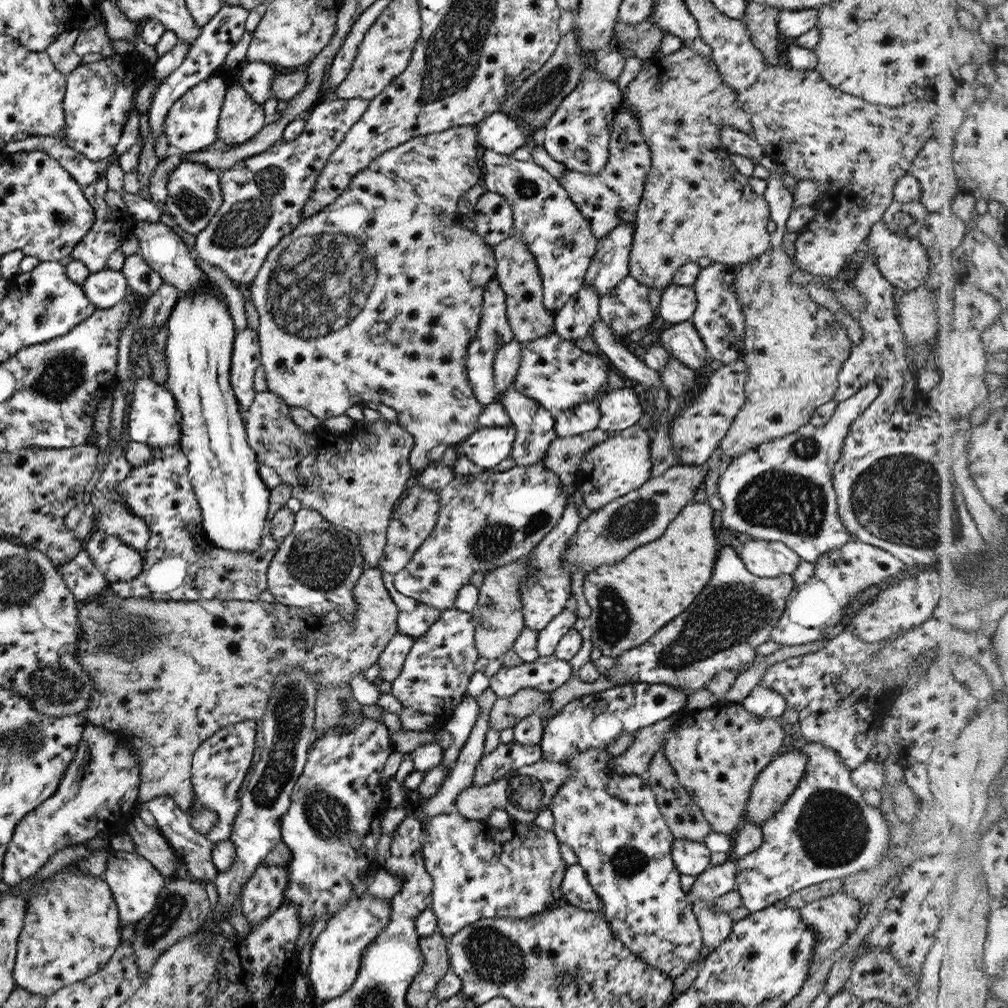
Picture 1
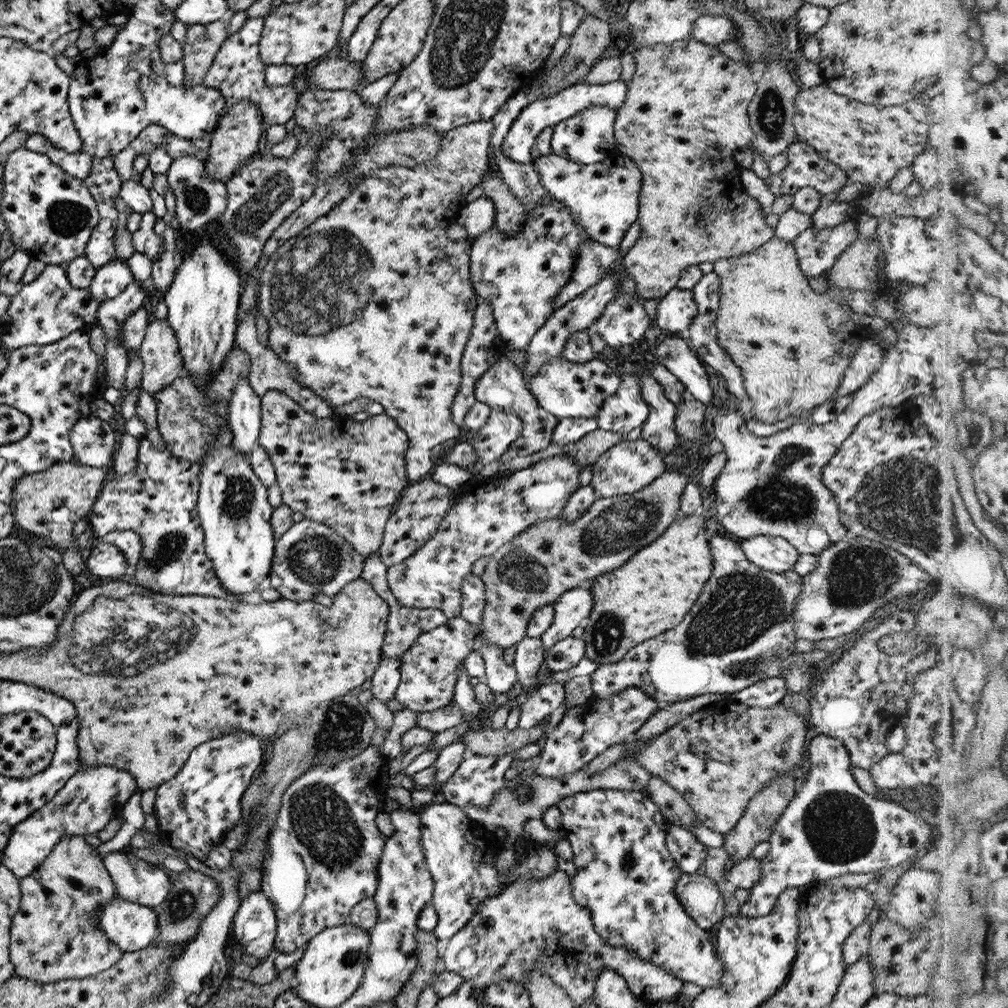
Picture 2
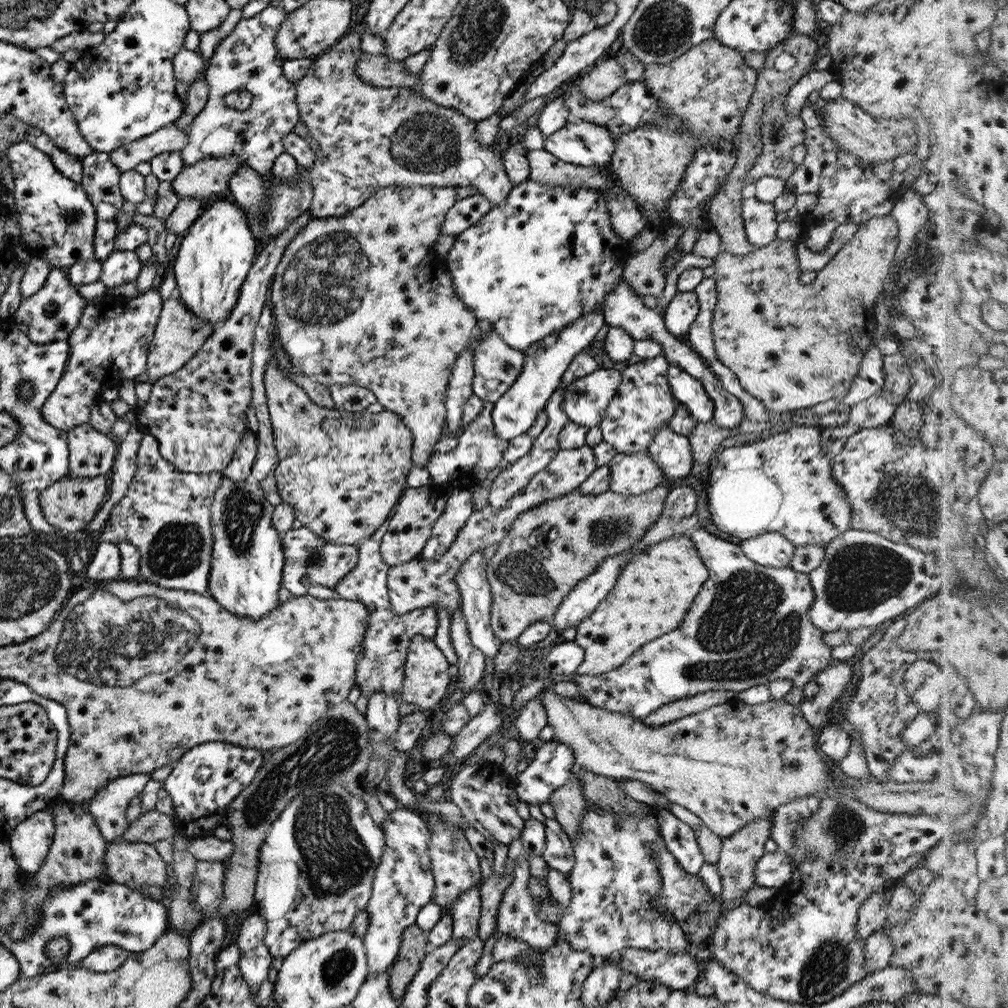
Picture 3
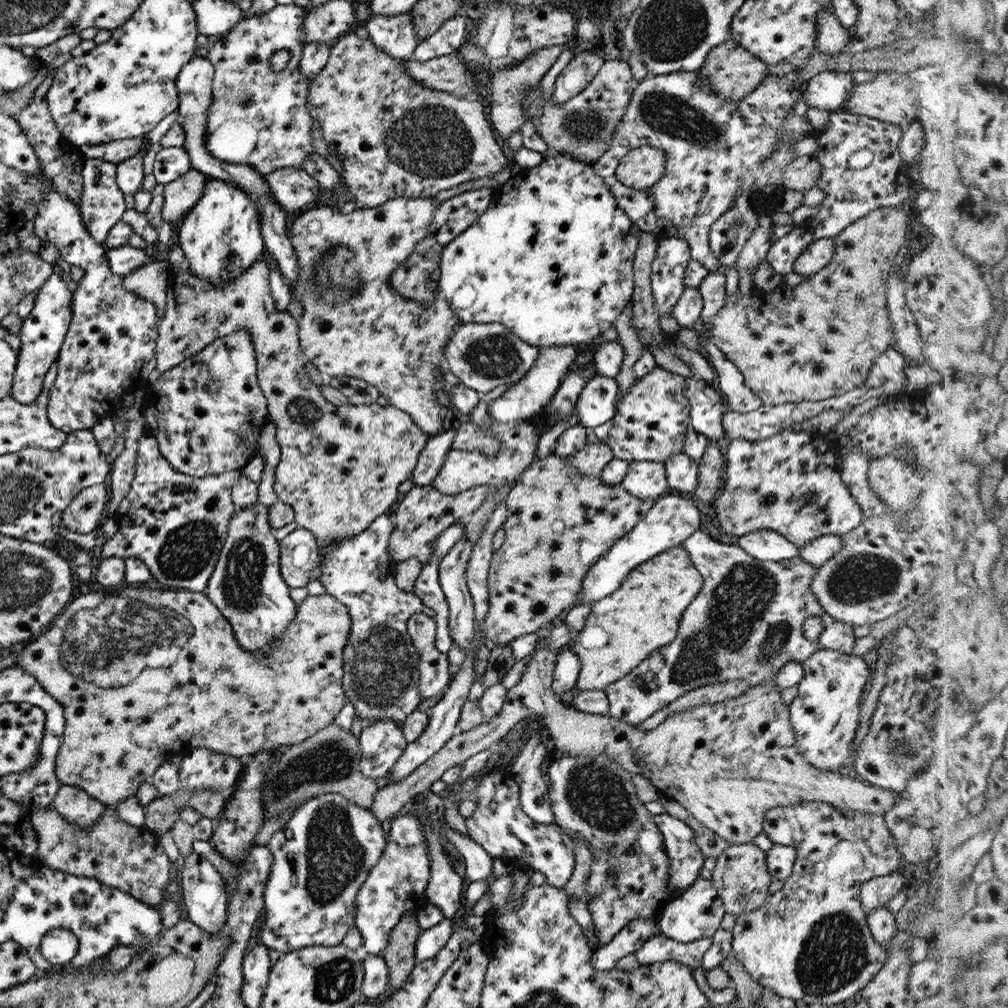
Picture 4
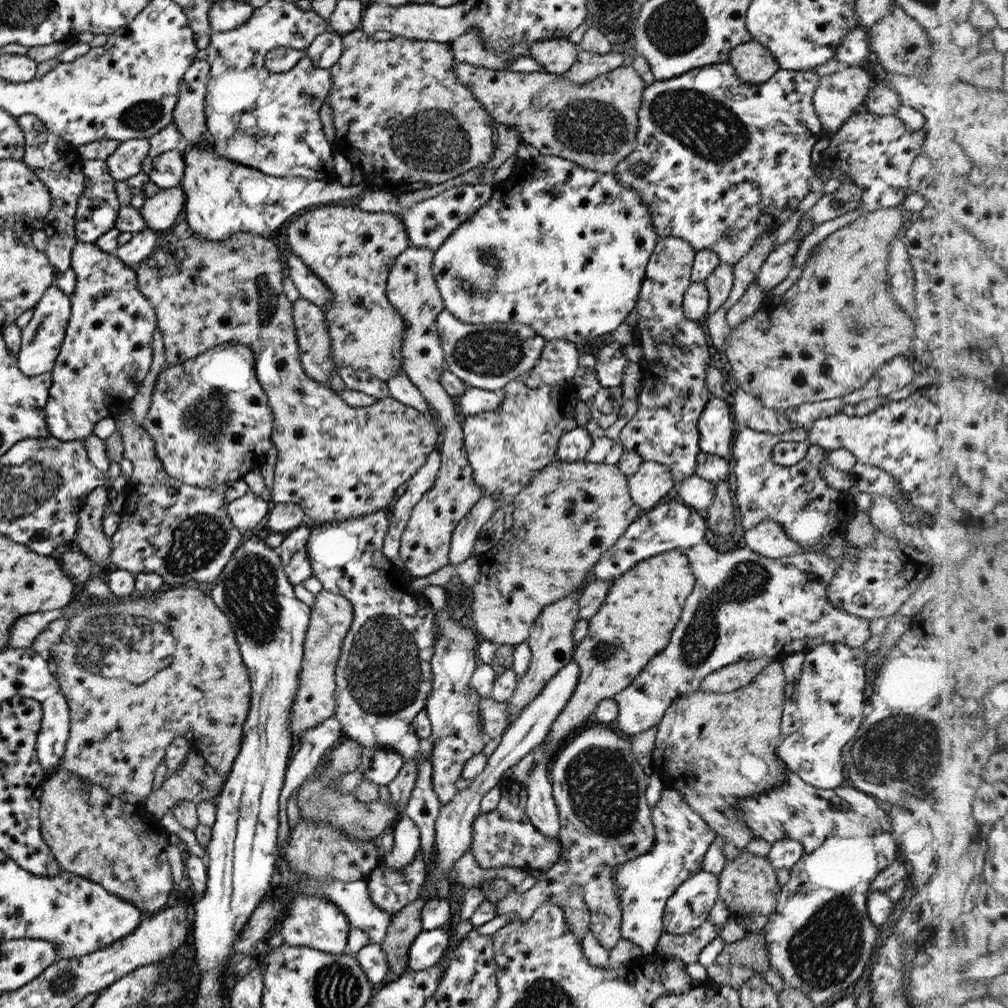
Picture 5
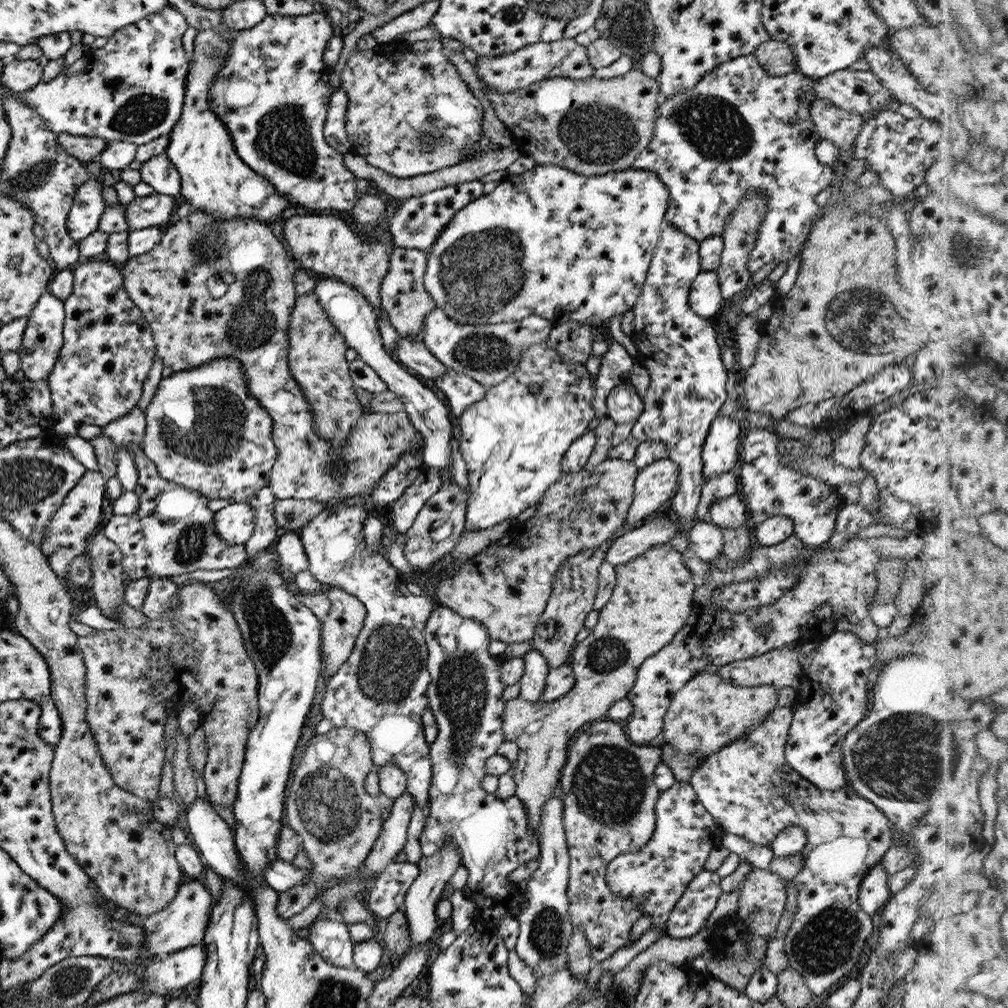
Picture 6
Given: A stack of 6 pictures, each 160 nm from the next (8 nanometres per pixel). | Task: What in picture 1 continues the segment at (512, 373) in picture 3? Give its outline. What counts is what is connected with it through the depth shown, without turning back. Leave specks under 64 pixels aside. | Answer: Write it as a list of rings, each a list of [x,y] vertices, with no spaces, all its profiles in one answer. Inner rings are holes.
[[[511,386],[504,390],[498,402],[503,407],[503,412],[509,417],[515,431],[509,458],[513,459],[517,466],[542,464],[549,443],[556,437],[553,415],[541,408],[535,400],[531,400]]]

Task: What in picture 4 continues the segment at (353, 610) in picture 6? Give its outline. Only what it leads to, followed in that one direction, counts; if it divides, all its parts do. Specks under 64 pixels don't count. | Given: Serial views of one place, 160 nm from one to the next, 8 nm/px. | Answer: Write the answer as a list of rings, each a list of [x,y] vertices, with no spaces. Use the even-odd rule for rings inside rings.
[[[122,585],[116,595],[104,596],[96,591],[79,594],[52,620],[46,632],[37,636],[34,641],[29,640],[12,649],[17,649],[21,654],[19,661],[12,666],[21,667],[22,671],[34,676],[35,680],[41,683],[43,690],[63,707],[64,729],[54,760],[57,780],[63,785],[79,787],[90,797],[109,807],[120,800],[134,796],[141,782],[149,780],[153,772],[169,757],[186,755],[194,748],[208,748],[212,752],[220,752],[220,754],[228,754],[228,756],[245,757],[262,750],[277,749],[281,745],[291,748],[313,736],[318,730],[325,728],[346,703],[340,682],[343,674],[342,652],[347,638],[349,638],[349,630],[351,630],[350,616],[344,604],[327,593],[318,596],[307,595],[296,607],[294,619],[273,641],[266,656],[262,656],[262,654],[246,652],[240,647],[240,644],[237,644],[228,620],[221,616],[204,592],[170,590],[169,588],[130,588]]]

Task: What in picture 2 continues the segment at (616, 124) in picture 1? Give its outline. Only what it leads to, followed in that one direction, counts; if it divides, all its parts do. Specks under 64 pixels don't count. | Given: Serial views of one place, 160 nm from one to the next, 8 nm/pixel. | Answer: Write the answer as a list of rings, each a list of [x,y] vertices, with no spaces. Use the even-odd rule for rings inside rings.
[[[616,147],[611,148],[608,156],[595,164],[576,164],[559,158],[555,154],[539,156],[532,160],[533,167],[537,171],[541,180],[542,188],[553,199],[564,204],[572,215],[579,221],[579,224],[588,232],[588,236],[597,243],[606,247],[618,248],[625,230],[631,226],[631,223],[638,217],[638,192],[640,187],[640,172],[635,169],[635,163],[621,155]]]

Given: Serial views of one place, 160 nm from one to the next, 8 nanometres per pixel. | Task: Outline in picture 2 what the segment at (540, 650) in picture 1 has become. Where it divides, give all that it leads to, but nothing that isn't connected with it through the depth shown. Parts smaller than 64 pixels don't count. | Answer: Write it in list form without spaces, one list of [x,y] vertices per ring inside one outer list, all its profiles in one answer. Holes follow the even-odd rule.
[[[586,583],[566,590],[554,600],[553,620],[547,631],[539,637],[543,652],[548,651],[559,640],[569,637],[574,628],[587,620],[593,604],[589,585],[591,584]]]

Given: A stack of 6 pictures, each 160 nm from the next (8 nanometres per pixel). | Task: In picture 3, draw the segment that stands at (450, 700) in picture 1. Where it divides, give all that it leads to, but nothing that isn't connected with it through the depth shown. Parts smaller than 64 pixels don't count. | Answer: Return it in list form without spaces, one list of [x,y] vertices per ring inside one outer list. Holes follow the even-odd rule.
[[[419,635],[413,636],[408,644],[402,687],[401,690],[395,692],[395,696],[403,702],[417,704],[421,711],[440,706],[451,692],[449,665],[444,654],[437,648],[432,639]]]

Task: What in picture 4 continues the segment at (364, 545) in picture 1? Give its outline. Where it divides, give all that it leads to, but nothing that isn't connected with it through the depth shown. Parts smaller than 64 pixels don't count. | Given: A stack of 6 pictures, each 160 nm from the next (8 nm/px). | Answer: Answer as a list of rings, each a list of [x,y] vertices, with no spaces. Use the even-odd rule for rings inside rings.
[[[259,256],[250,268],[221,286],[210,285],[194,275],[186,263],[174,271],[169,266],[165,285],[166,307],[159,320],[154,346],[155,368],[162,373],[197,354],[217,338],[236,330],[248,332],[255,353],[256,381],[265,397],[269,422],[274,424],[275,438],[280,446],[280,457],[274,470],[275,497],[293,510],[297,527],[311,532],[324,552],[327,547],[361,534],[377,516],[390,513],[400,500],[399,484],[410,478],[417,456],[430,436],[417,427],[406,412],[394,406],[377,403],[335,406],[322,395],[303,368],[305,360],[298,343],[298,320],[286,310],[276,309],[271,299],[269,268],[265,264],[266,261]]]

